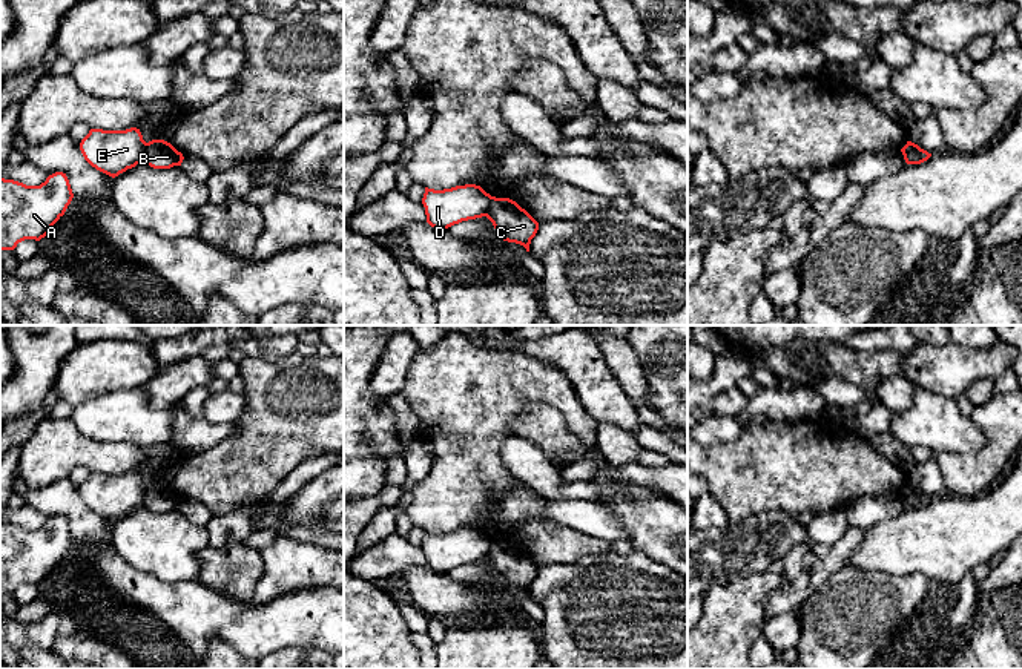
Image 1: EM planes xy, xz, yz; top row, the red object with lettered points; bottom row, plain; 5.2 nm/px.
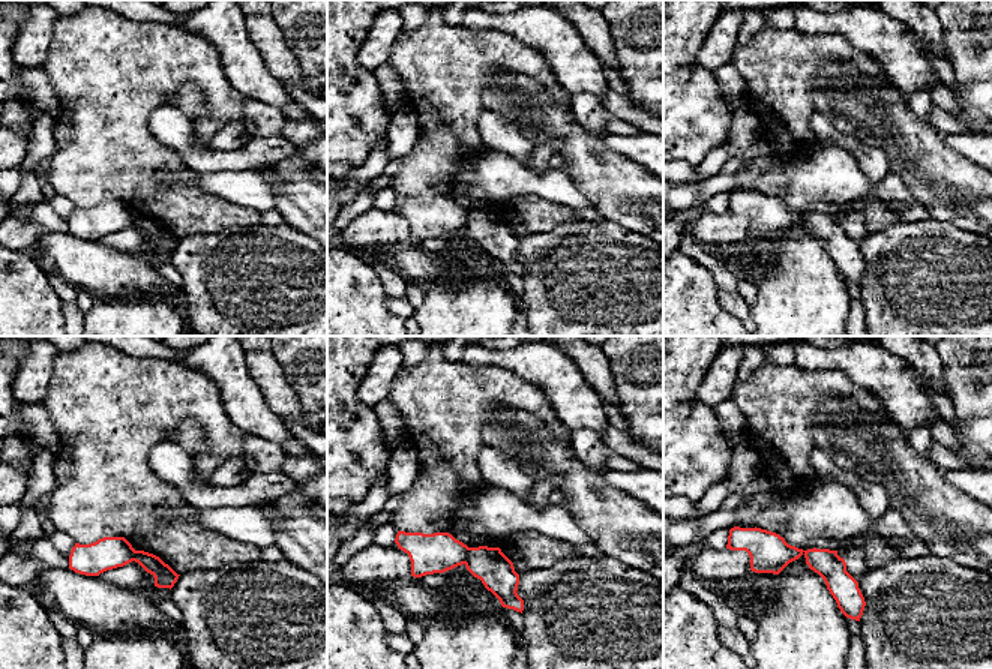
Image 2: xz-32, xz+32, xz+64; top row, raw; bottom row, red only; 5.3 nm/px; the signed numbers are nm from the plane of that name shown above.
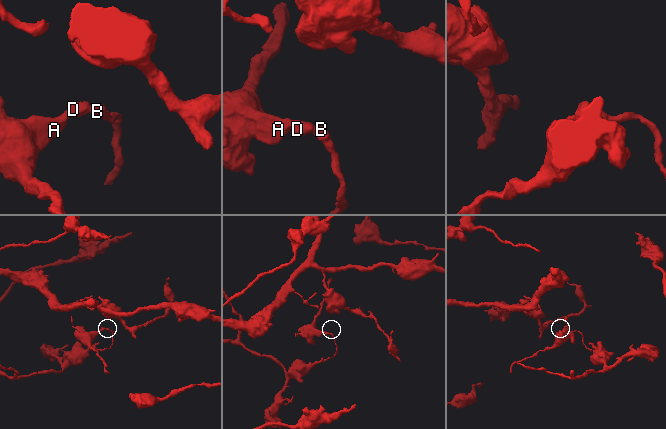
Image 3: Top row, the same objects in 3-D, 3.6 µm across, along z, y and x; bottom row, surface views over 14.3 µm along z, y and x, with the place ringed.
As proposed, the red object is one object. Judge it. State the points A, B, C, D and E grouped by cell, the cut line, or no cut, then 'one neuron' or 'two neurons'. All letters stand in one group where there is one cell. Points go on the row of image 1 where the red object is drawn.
groups A D E / B C; cut xy (148, 143), (141, 161); two neurons

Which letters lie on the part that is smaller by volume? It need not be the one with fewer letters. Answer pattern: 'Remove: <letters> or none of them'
Remove: A, D, E

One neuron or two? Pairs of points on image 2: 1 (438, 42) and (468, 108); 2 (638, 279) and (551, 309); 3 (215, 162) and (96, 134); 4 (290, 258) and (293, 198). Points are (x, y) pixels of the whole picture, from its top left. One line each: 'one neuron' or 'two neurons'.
1: one neuron
2: one neuron
3: two neurons
4: two neurons

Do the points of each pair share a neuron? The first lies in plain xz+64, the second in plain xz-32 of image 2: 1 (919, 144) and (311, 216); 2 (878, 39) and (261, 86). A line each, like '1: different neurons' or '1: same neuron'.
1: same neuron
2: same neuron

